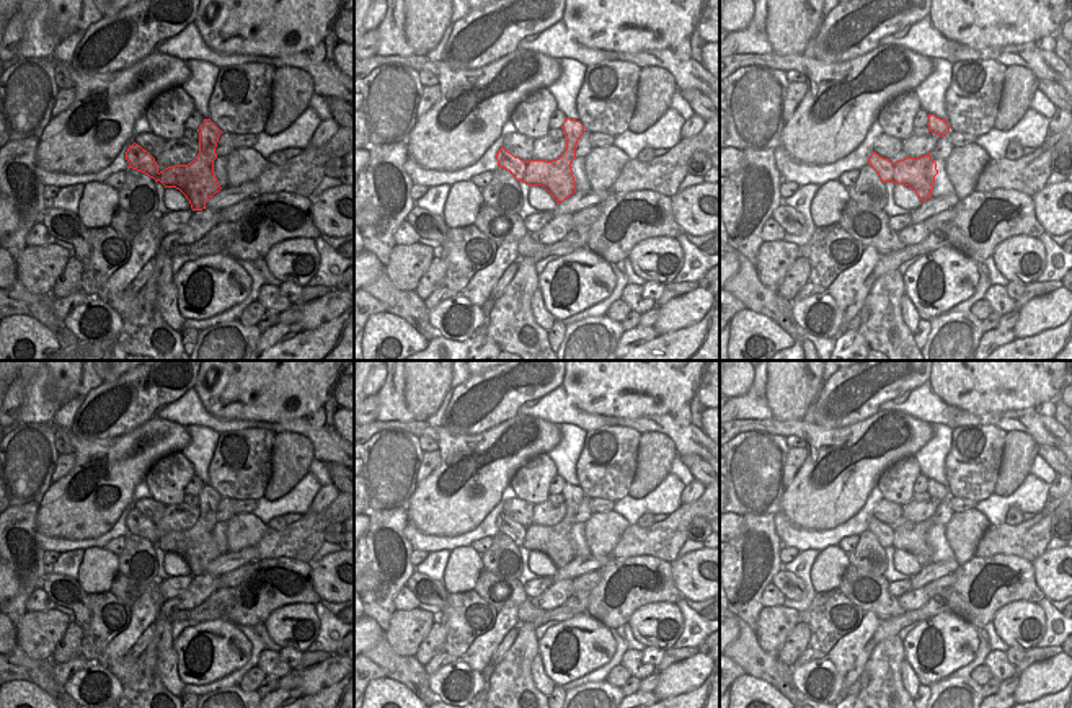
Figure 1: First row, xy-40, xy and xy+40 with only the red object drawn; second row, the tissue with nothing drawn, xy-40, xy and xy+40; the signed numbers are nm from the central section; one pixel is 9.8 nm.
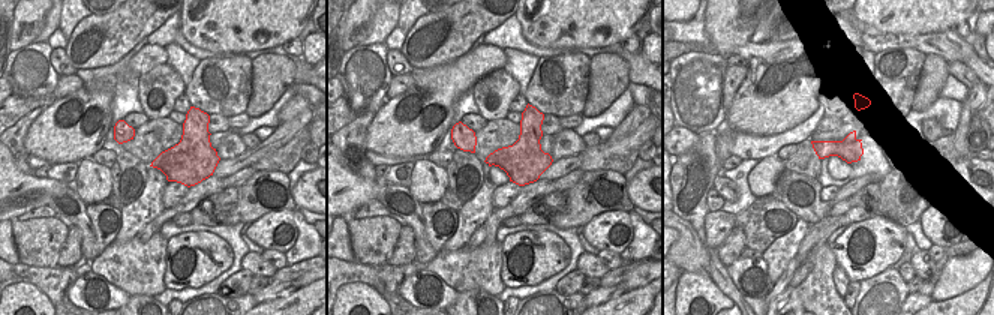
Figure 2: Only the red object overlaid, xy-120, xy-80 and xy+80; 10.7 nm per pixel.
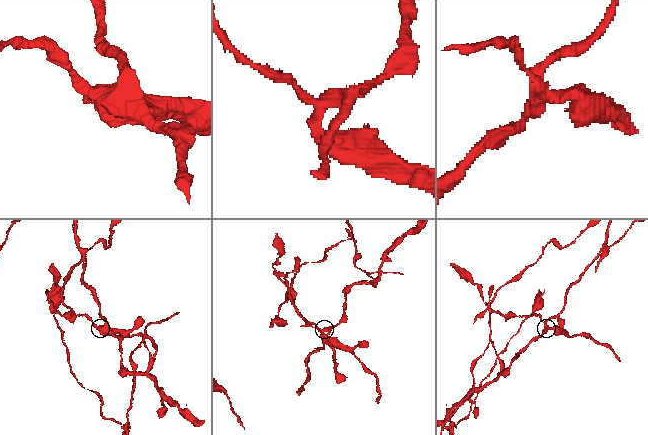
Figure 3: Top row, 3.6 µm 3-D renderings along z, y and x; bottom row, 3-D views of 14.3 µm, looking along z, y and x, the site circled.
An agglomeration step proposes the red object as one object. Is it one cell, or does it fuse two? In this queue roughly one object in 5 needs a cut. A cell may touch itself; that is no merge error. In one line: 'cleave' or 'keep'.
cleave

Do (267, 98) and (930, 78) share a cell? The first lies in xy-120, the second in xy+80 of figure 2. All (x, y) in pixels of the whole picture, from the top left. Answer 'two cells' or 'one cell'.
one cell

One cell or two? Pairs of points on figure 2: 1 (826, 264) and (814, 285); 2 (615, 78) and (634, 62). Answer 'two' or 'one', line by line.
1: one
2: two

